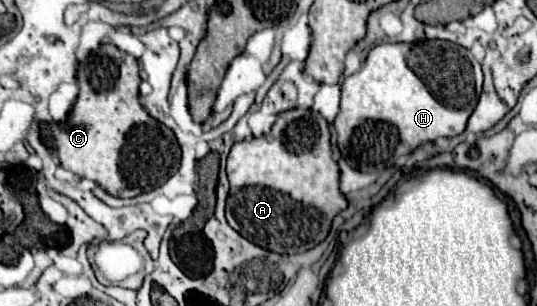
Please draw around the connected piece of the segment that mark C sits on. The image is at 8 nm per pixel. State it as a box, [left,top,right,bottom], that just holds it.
[39,44,181,198]

